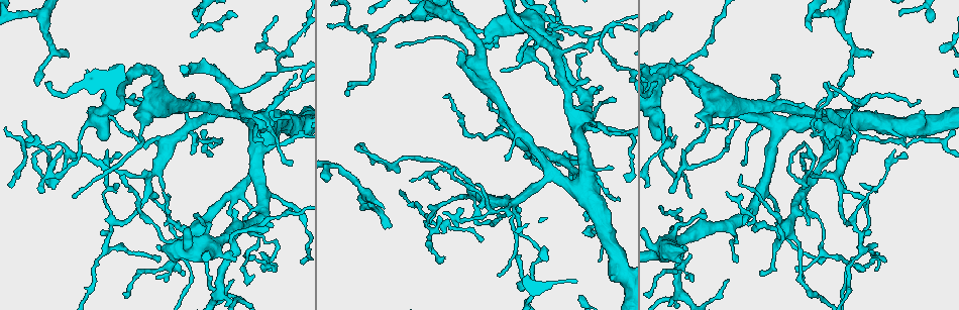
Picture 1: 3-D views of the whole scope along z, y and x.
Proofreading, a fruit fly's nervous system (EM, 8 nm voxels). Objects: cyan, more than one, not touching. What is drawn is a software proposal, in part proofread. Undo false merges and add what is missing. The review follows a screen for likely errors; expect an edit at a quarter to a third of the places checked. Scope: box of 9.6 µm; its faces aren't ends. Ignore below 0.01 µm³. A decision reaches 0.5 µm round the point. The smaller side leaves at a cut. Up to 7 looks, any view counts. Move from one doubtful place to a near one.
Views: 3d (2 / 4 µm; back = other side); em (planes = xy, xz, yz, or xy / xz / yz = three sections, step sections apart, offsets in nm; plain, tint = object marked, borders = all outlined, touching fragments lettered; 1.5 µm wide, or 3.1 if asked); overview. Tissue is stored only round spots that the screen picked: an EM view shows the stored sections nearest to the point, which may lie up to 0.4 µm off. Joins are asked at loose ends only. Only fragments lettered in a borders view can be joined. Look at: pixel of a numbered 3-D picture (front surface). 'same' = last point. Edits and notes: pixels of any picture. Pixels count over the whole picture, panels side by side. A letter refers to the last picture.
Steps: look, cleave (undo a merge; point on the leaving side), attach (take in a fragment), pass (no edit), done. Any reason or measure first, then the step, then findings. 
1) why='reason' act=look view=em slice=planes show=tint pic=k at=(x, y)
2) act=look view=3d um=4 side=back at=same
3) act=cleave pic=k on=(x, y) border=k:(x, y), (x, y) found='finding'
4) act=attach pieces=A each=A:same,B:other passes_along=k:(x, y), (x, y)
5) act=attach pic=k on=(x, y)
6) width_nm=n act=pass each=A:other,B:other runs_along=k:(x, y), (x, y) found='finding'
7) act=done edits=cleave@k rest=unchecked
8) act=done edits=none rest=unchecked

why='an open end' act=look view=3d um=4 pic=1 at=(919, 103)

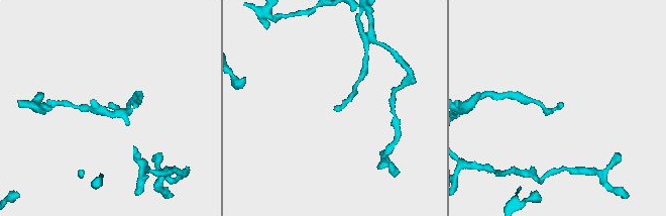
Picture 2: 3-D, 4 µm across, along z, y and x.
why='now the EM' act=look view=em slice=planes show=borders pic=2 at=(335, 110)

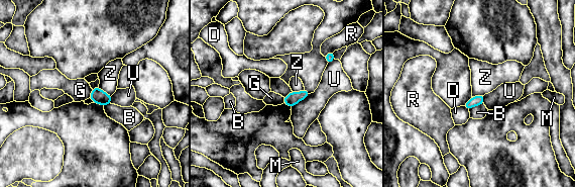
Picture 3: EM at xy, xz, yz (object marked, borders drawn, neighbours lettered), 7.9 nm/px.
width_nm=80 act=pass each=B:other,D:other,G:other,M:other,R:other,U:other,Z:other border=3:(98, 86), (92, 89) found='none of them fits'

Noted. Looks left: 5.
why='branch point' act=look view=3d um=2 pic=1 at=(657, 118)

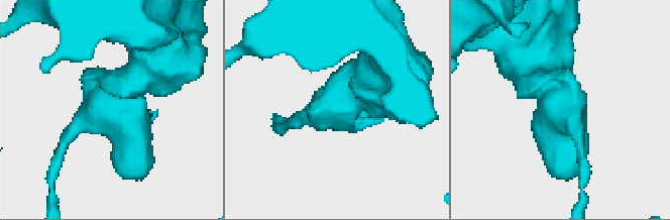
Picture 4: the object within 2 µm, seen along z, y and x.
why='shape alone is not enough' act=look view=em slice=planes show=borders pic=4 at=(109, 106)

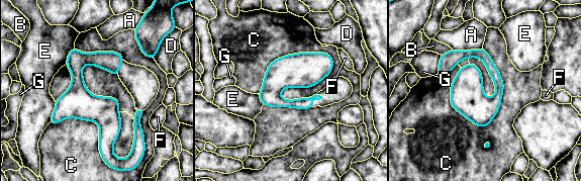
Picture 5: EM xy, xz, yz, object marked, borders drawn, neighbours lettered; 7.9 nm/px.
act=pass each=A:other,B:other,C:other,D:other,E:other,F:other,G:other border=5:(333, 60), (281, 56), (258, 94) found='all the same neuron'

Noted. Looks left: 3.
why='thin arm on a thick one' act=look view=em slice=planes show=borders pic=1 at=(226, 236)

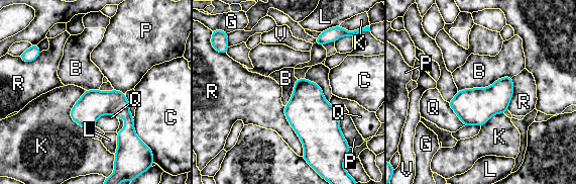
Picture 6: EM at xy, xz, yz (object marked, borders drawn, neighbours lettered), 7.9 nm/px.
act=pass each=B:other,C:other,G:other,K:other,L:other,P:other,Q:other,R:other,V:other runs_along=6:(88, 92), (128, 118), (125, 153) found='continuous, no second neuron'

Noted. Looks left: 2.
act=done edits=none rest=unchecked

